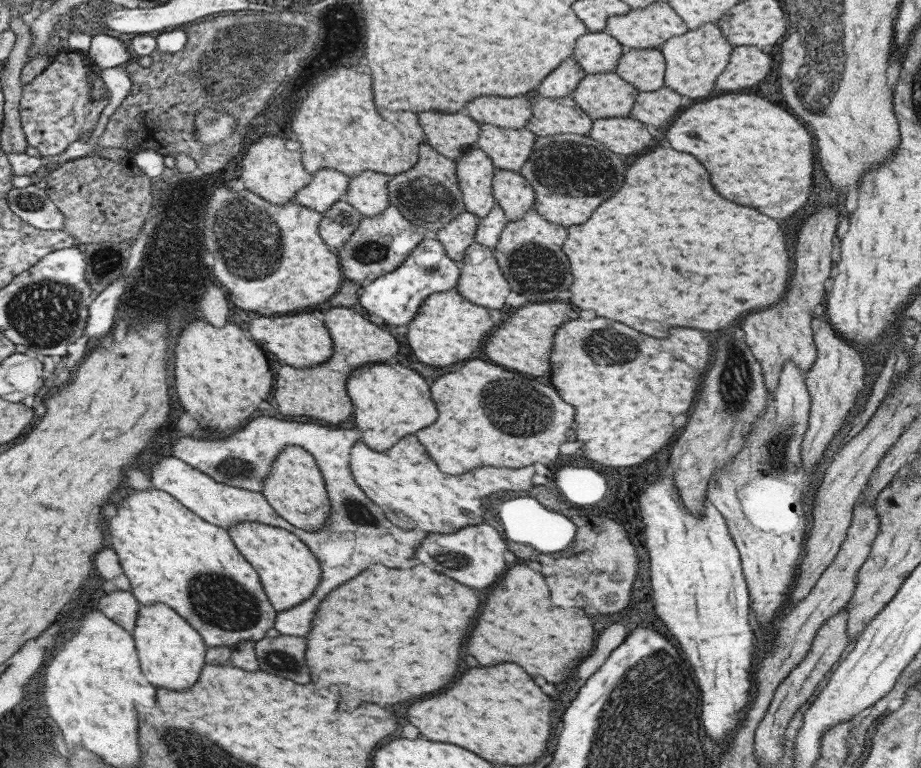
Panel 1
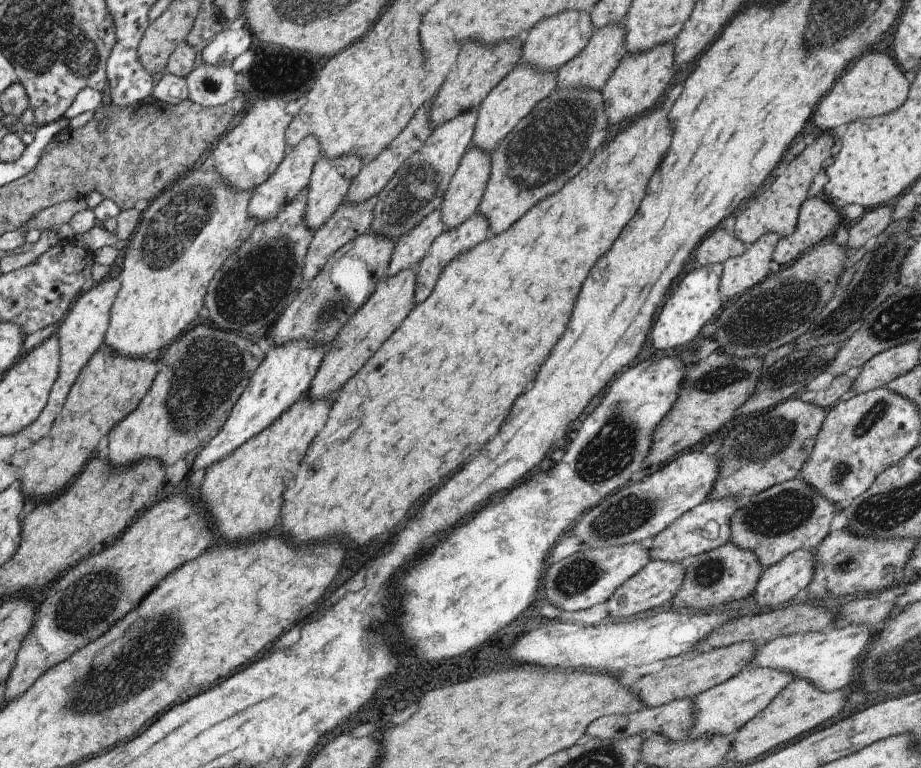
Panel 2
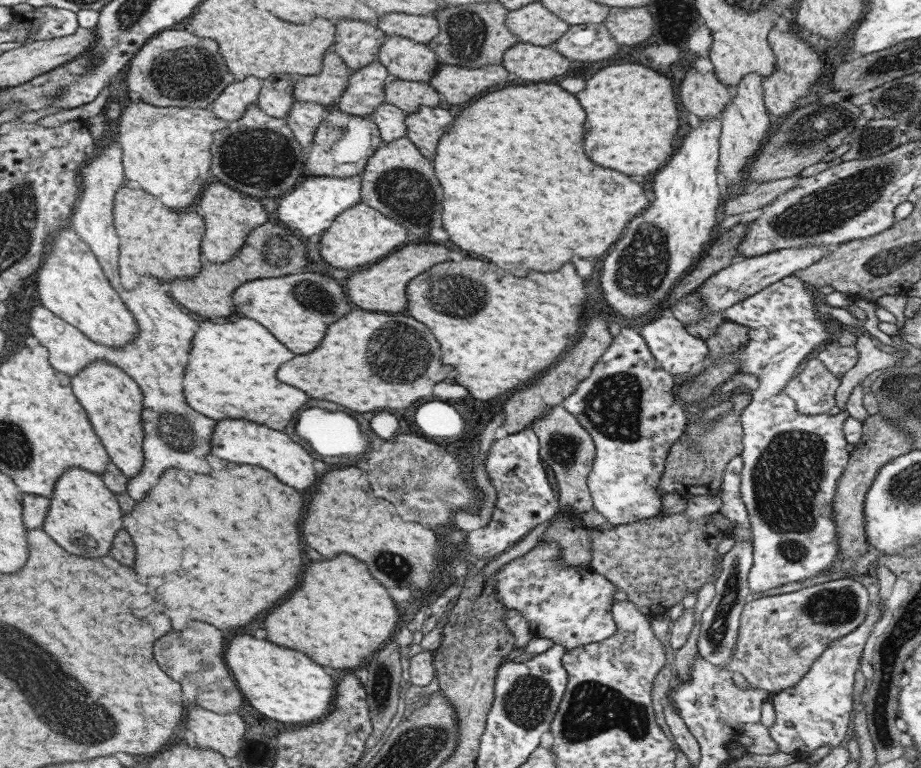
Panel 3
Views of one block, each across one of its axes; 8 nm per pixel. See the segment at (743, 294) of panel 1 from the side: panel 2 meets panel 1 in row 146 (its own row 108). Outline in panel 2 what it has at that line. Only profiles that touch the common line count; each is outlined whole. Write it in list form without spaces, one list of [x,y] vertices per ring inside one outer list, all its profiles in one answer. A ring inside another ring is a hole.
[[[653,108],[649,114],[643,112],[637,118],[633,118],[629,126],[619,130],[614,138],[601,147],[597,154],[593,154],[589,164],[585,168],[581,168],[571,180],[567,180],[561,186],[561,190],[557,190],[549,198],[535,204],[519,220],[513,222],[505,232],[495,233],[485,240],[475,243],[471,248],[465,249],[452,258],[448,265],[442,268],[431,294],[419,304],[414,304],[415,308],[409,311],[393,334],[385,340],[385,344],[381,343],[377,352],[374,352],[371,358],[368,358],[361,366],[361,370],[357,370],[355,376],[350,376],[349,380],[342,384],[341,390],[337,392],[337,400],[327,416],[325,426],[315,436],[315,440],[309,444],[309,448],[299,464],[297,476],[287,486],[283,508],[281,508],[281,532],[283,534],[291,534],[295,544],[307,544],[313,540],[329,540],[329,538],[341,538],[341,540],[347,538],[347,542],[365,544],[373,538],[379,538],[379,536],[391,532],[405,518],[407,506],[411,508],[413,502],[425,494],[425,490],[429,492],[431,488],[439,486],[445,476],[453,474],[453,468],[457,470],[463,462],[467,462],[471,456],[475,456],[485,442],[489,442],[495,436],[495,432],[499,430],[499,424],[505,420],[513,400],[521,392],[525,392],[525,388],[535,380],[539,366],[545,362],[553,344],[563,334],[563,330],[569,322],[569,314],[575,304],[577,292],[581,288],[581,282],[589,274],[591,266],[595,264],[595,260],[601,254],[605,254],[611,248],[611,244],[617,238],[617,234],[621,232],[621,228],[629,222],[633,212],[639,208],[639,202],[645,198],[645,188],[647,188],[649,176],[655,172],[655,168],[657,168],[657,164],[659,164],[661,156],[665,154],[669,140],[671,140],[671,128],[667,122],[667,114],[669,114],[669,110]]]

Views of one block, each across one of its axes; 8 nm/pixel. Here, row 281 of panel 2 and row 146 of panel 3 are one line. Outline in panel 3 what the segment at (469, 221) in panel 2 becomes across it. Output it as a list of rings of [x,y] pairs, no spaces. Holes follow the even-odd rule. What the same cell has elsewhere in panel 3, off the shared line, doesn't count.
[[[417,106],[417,112],[405,116],[405,136],[426,159],[435,156],[435,146],[441,134],[453,124],[453,116],[439,107]]]

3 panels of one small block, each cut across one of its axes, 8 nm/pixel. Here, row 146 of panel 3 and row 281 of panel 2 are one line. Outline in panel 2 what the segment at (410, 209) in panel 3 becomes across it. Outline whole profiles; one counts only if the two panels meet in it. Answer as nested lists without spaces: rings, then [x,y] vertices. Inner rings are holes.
[[[415,267],[401,269],[390,277],[385,277],[374,286],[369,298],[342,324],[332,341],[328,351],[323,355],[317,372],[309,385],[307,396],[318,399],[329,396],[329,392],[337,390],[343,382],[347,382],[368,358],[385,342],[401,321],[414,306]]]

